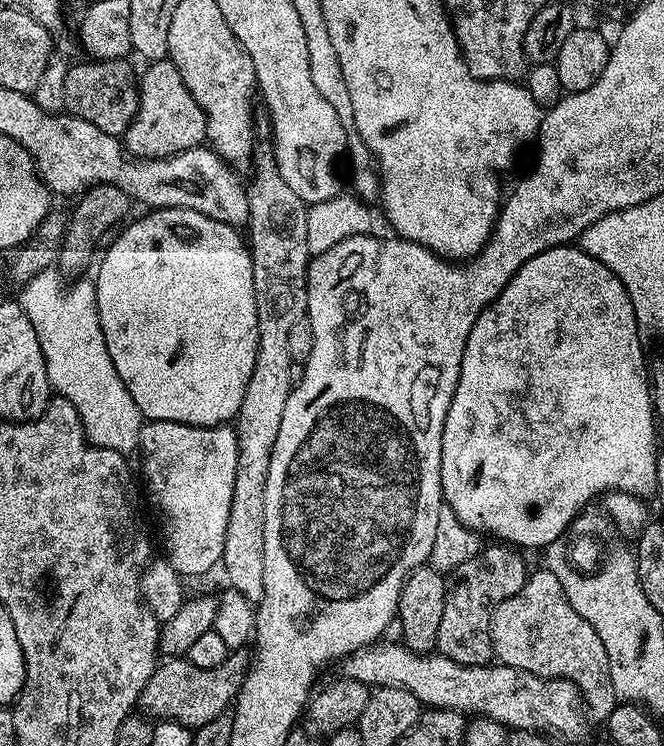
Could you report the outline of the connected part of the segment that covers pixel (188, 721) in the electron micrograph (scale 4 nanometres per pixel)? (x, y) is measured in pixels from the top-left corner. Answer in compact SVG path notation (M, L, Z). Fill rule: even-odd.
M247 647L231 649L226 662L213 668L194 666L186 658L165 659L157 663L150 682L142 690L139 707L160 722L172 720L189 730L206 726L206 722L214 722L214 718L225 715L235 705L253 659Z

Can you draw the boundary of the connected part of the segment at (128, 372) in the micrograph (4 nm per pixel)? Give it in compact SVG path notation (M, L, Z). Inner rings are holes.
M158 208L145 211L143 214L145 216L141 220L133 219L127 225L129 228L112 245L109 243L103 249L104 257L101 260L99 257L98 267L95 269L97 272L94 272L98 294L98 318L102 326L102 338L106 338L106 350L110 350L114 370L118 370L118 378L124 383L126 390L130 390L130 398L134 398L145 421L165 420L199 428L220 428L227 420L228 423L235 421L242 406L242 398L246 398L246 386L250 382L250 374L254 374L254 362L258 350L258 306L254 298L252 253L245 237L237 229L214 218L206 218L206 214L198 214L194 210L185 208Z

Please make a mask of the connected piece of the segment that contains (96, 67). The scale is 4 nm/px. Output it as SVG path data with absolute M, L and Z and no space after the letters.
M127 59L85 61L85 64L73 63L66 74L66 109L71 115L98 126L98 130L106 130L106 134L123 137L140 106L137 69L132 69Z

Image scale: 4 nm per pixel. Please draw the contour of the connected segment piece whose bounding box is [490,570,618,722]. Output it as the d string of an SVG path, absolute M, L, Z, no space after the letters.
M533 571L527 582L510 598L506 598L494 610L490 622L490 638L492 639L492 655L497 661L506 666L514 666L519 672L529 672L541 676L543 680L569 680L578 688L586 705L587 711L600 722L607 721L608 716L618 703L614 694L614 682L610 682L610 658L606 658L606 646L602 646L602 638L570 606L566 594L562 590L562 582L552 572Z

